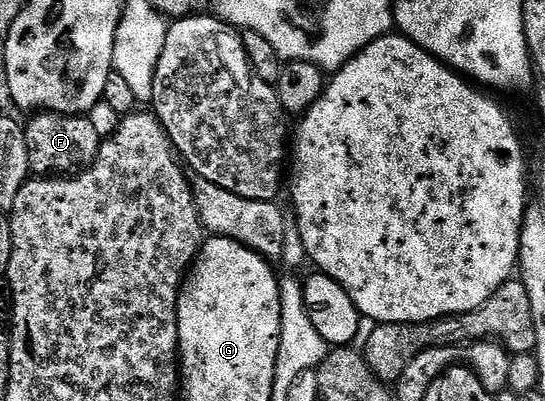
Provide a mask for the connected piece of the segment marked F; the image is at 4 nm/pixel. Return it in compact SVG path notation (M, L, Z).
M37 111L30 121L24 122L29 167L37 175L72 175L82 169L88 169L97 157L102 143L99 131L89 121L88 116L72 113L51 113Z

